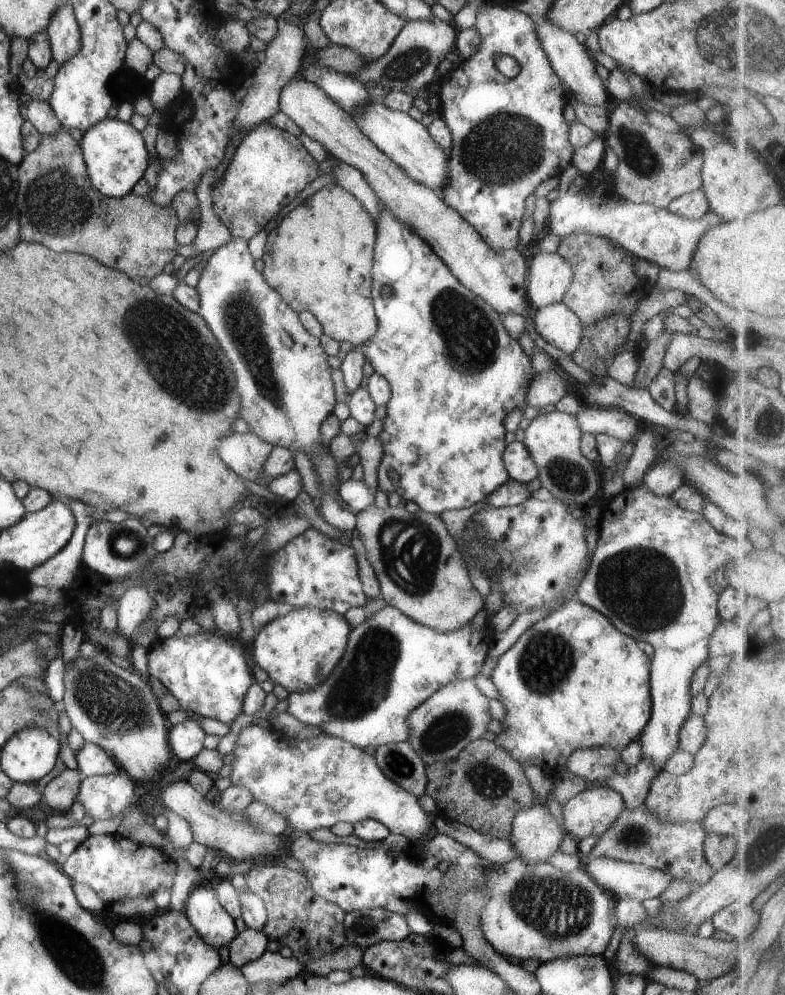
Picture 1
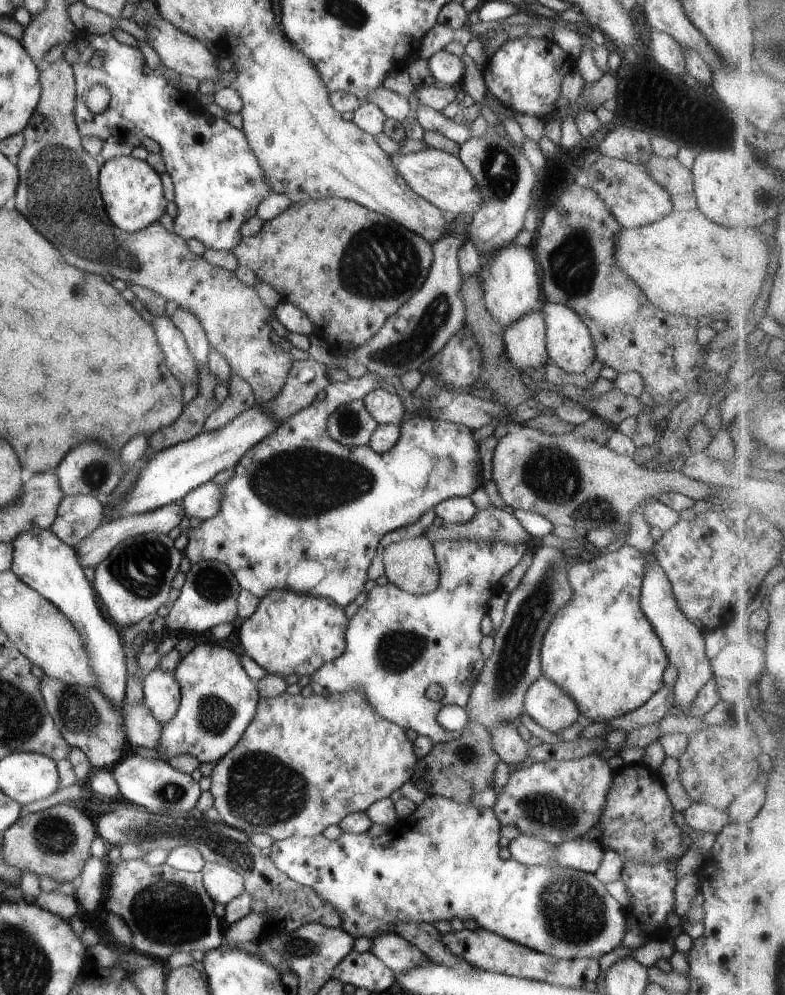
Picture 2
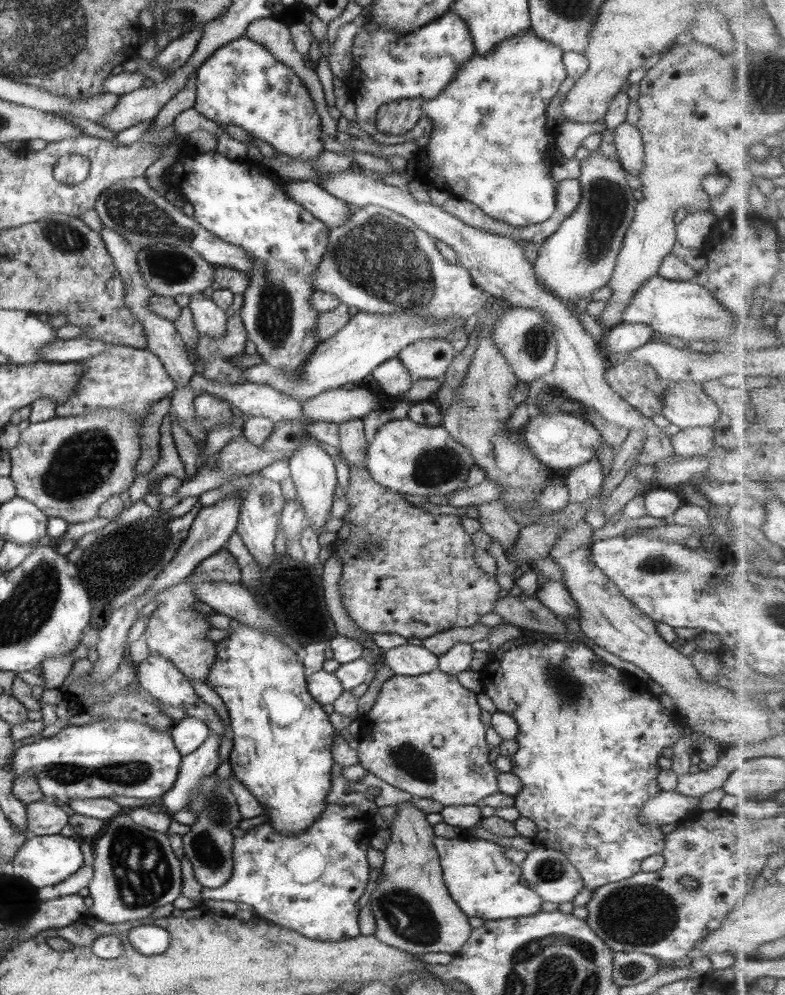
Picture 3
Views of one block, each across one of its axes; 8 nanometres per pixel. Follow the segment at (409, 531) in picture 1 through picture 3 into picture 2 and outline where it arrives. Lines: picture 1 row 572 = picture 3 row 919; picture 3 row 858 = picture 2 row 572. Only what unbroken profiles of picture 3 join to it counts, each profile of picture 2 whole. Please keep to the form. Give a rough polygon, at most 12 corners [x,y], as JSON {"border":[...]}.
{"border":[[416,536],[384,548],[389,583],[412,595],[439,586],[433,544]]}

